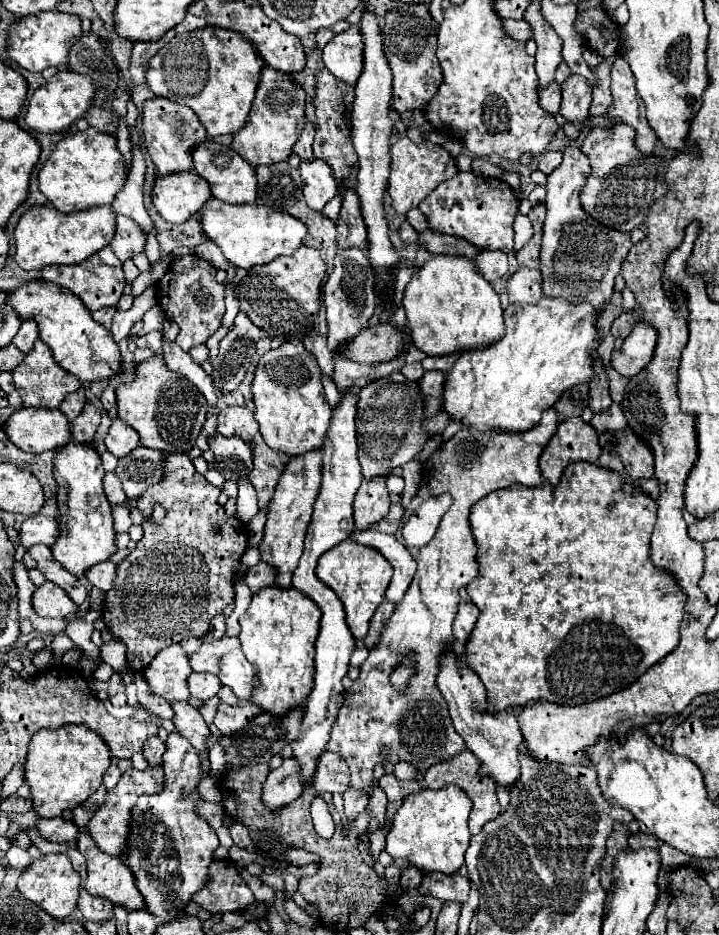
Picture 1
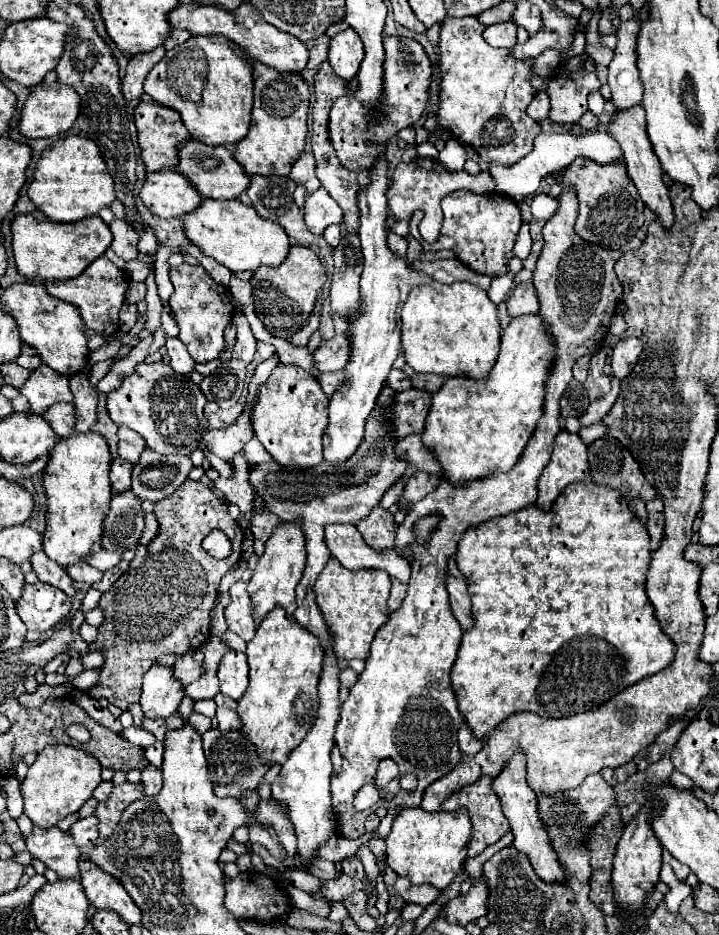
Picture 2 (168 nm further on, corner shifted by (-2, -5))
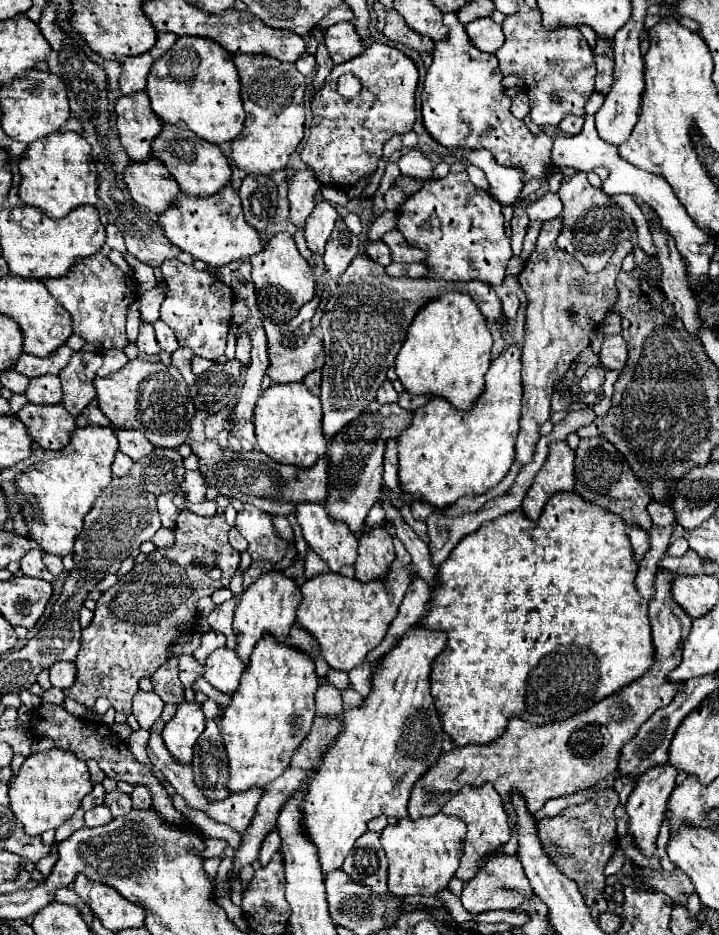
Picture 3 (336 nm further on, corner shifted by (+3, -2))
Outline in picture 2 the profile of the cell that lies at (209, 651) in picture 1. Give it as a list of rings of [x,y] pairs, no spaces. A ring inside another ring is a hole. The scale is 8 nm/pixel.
[[[192,650],[184,656],[180,656],[174,666],[172,666],[172,672],[174,672],[174,678],[180,680],[182,688],[188,686],[190,682],[198,680],[200,674],[202,674],[202,652],[200,650]]]

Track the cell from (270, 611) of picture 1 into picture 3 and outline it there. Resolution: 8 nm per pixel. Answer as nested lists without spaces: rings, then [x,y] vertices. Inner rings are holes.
[[[265,633],[249,657],[239,689],[223,711],[221,735],[229,757],[227,787],[233,793],[255,785],[265,787],[277,779],[311,731],[315,717],[313,695],[317,691],[315,665],[307,653],[289,647],[285,641],[277,641],[271,633]]]

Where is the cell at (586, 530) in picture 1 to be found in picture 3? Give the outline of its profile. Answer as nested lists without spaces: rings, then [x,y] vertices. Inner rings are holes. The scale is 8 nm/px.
[[[555,493],[547,501],[539,521],[531,521],[523,511],[515,511],[497,517],[495,521],[483,523],[475,533],[463,537],[459,545],[451,551],[447,561],[439,565],[439,587],[435,589],[435,595],[431,599],[427,617],[423,617],[419,623],[427,629],[445,629],[449,635],[447,649],[433,663],[431,695],[435,697],[435,705],[441,713],[445,733],[449,733],[457,745],[485,745],[495,741],[505,731],[505,725],[513,715],[521,715],[525,721],[535,725],[569,719],[575,713],[587,711],[597,701],[613,695],[621,687],[633,683],[651,669],[651,663],[655,661],[655,647],[647,617],[647,601],[643,601],[643,597],[639,597],[639,591],[635,589],[635,573],[639,571],[639,563],[629,543],[627,525],[623,525],[623,517],[613,515],[615,513],[607,513],[607,509],[599,509],[599,505],[583,501],[583,497],[579,497],[577,493]]]

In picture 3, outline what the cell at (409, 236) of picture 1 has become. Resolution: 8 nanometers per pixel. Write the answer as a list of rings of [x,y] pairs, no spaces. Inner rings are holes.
[[[379,239],[379,241],[369,241],[367,245],[365,245],[365,251],[367,251],[367,255],[373,259],[373,261],[379,261],[381,265],[389,265],[391,263],[391,251],[387,249],[387,245],[383,245],[383,241]]]

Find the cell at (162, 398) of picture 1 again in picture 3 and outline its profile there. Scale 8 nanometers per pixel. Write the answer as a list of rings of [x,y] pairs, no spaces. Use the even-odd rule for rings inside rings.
[[[133,359],[123,369],[109,377],[95,377],[99,409],[117,429],[137,429],[161,449],[179,447],[187,441],[195,405],[189,385],[173,365],[153,363],[147,359]]]

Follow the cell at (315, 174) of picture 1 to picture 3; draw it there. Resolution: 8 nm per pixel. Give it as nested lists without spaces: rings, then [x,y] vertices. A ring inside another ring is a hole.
[[[323,199],[315,205],[313,213],[305,221],[305,239],[313,253],[319,253],[319,255],[325,253],[325,243],[327,243],[337,219],[339,219],[339,213],[337,213],[335,205],[331,205],[329,201]]]

